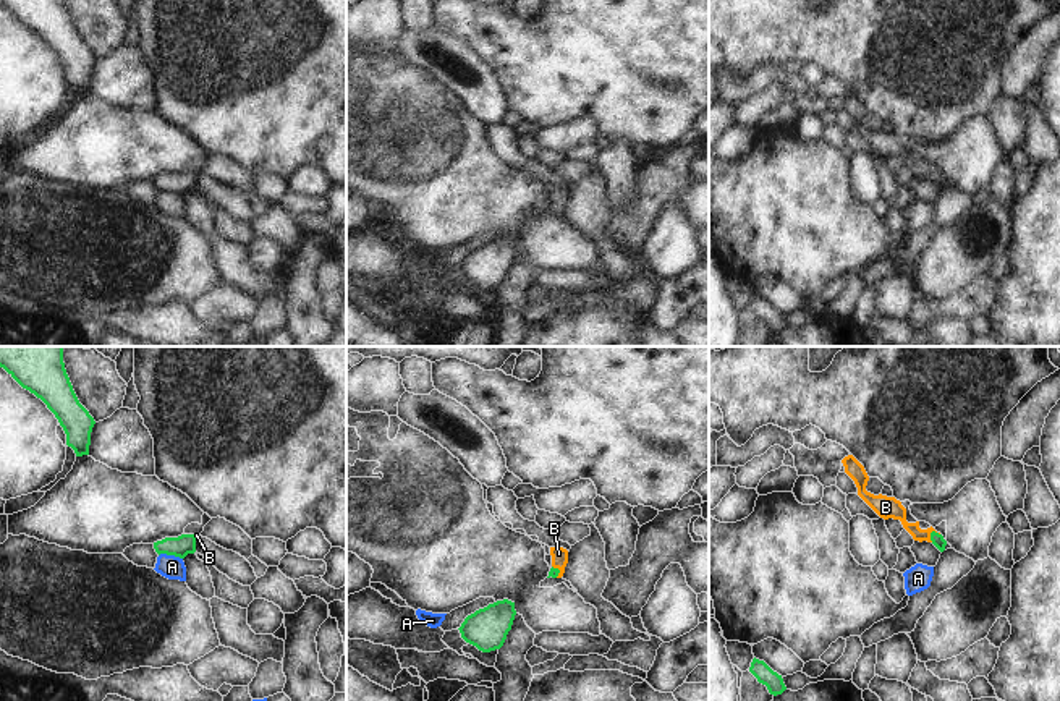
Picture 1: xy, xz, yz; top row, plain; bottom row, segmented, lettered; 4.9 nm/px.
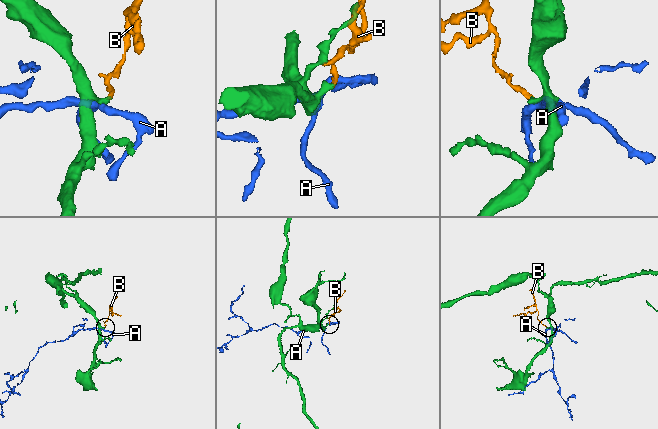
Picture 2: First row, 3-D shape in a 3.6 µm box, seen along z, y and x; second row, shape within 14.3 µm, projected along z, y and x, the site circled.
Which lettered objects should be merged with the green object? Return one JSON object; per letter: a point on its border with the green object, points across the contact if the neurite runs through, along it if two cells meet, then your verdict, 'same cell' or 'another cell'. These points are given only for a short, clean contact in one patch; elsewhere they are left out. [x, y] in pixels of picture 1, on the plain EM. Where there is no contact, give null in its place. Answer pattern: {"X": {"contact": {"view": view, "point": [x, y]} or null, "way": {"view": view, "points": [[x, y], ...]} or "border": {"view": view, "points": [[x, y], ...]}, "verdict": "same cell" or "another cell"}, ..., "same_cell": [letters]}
{"A": {"contact": {"view": "xy", "point": [170, 191]}, "verdict": "another cell"}, "B": {"contact": {"view": "yz", "point": [931, 170]}, "way": {"view": "yz", "points": [[937, 177], [931, 170], [918, 170], [889, 144]]}, "verdict": "same cell"}, "same_cell": ["B"]}

